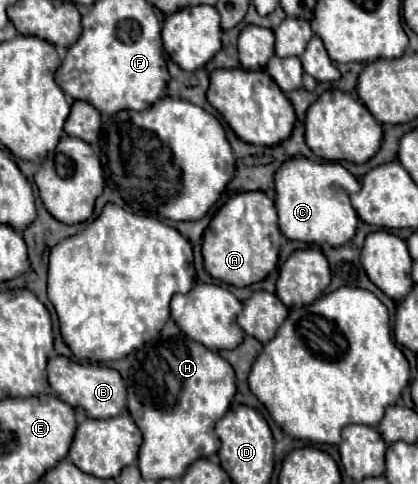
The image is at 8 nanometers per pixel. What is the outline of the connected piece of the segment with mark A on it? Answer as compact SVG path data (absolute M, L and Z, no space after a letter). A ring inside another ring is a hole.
M240 192L218 210L218 214L210 220L210 226L204 232L204 268L212 278L232 284L236 288L250 286L264 280L270 272L277 269L280 242L282 232L278 228L274 202L264 192Z

